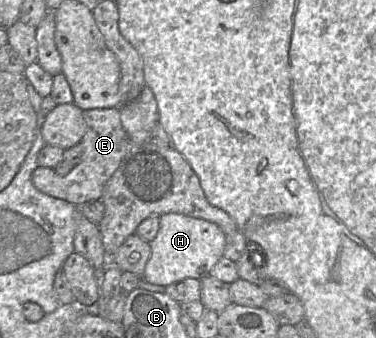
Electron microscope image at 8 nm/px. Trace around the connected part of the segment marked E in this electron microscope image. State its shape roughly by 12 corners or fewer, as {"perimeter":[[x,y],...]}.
{"perimeter":[[119,107],[85,110],[81,162],[37,167],[37,190],[74,205],[101,198],[130,146]]}

